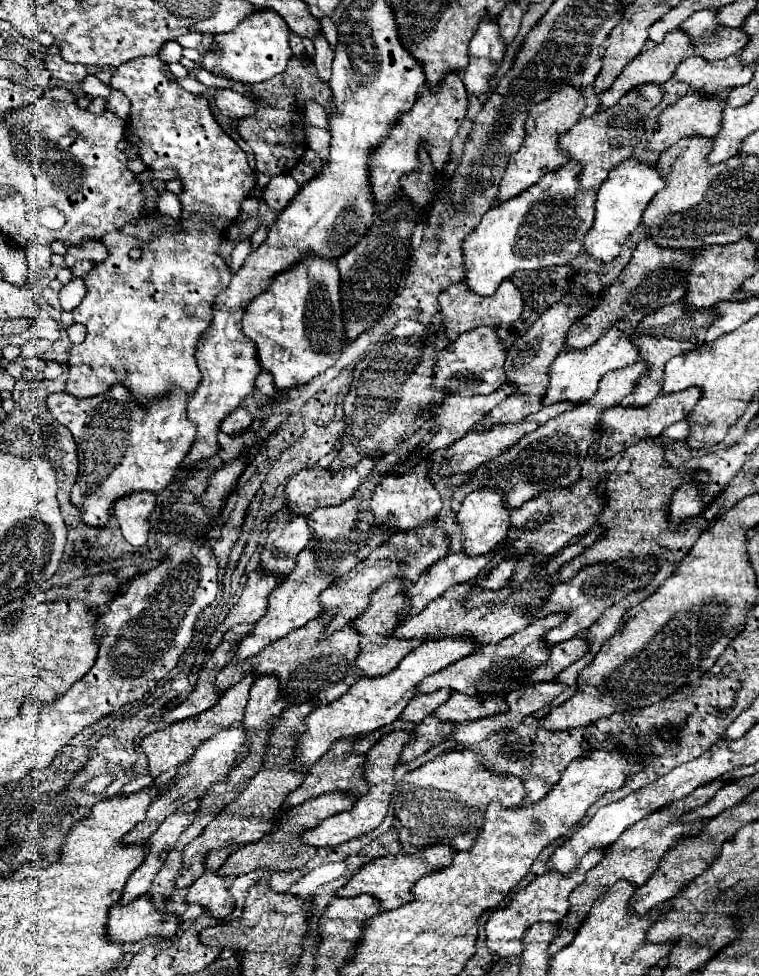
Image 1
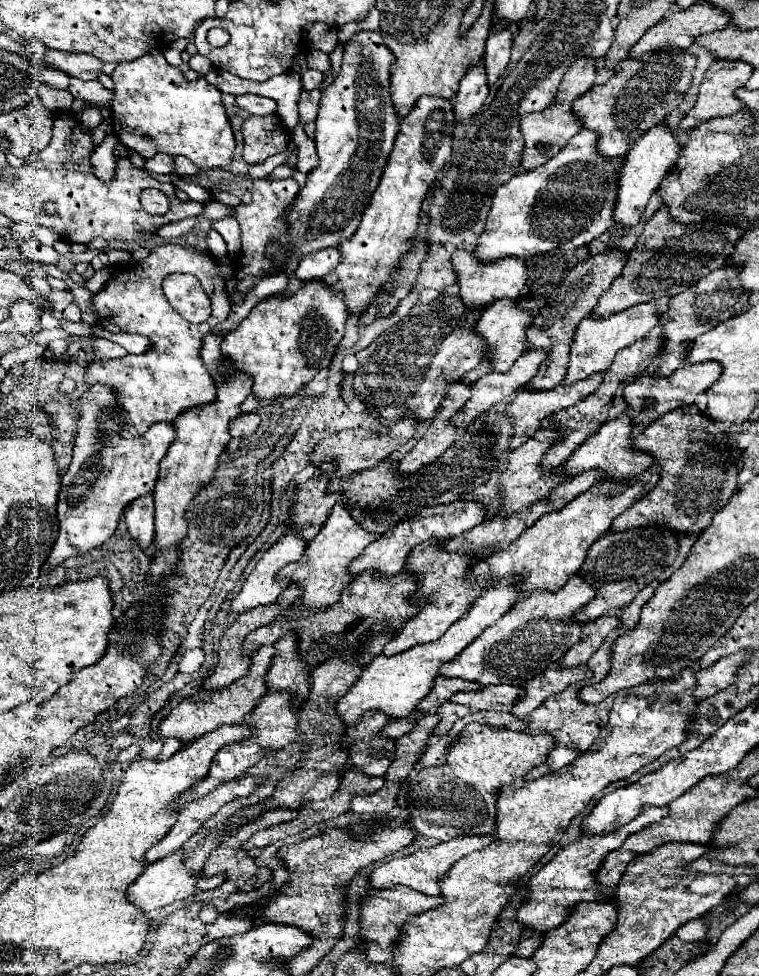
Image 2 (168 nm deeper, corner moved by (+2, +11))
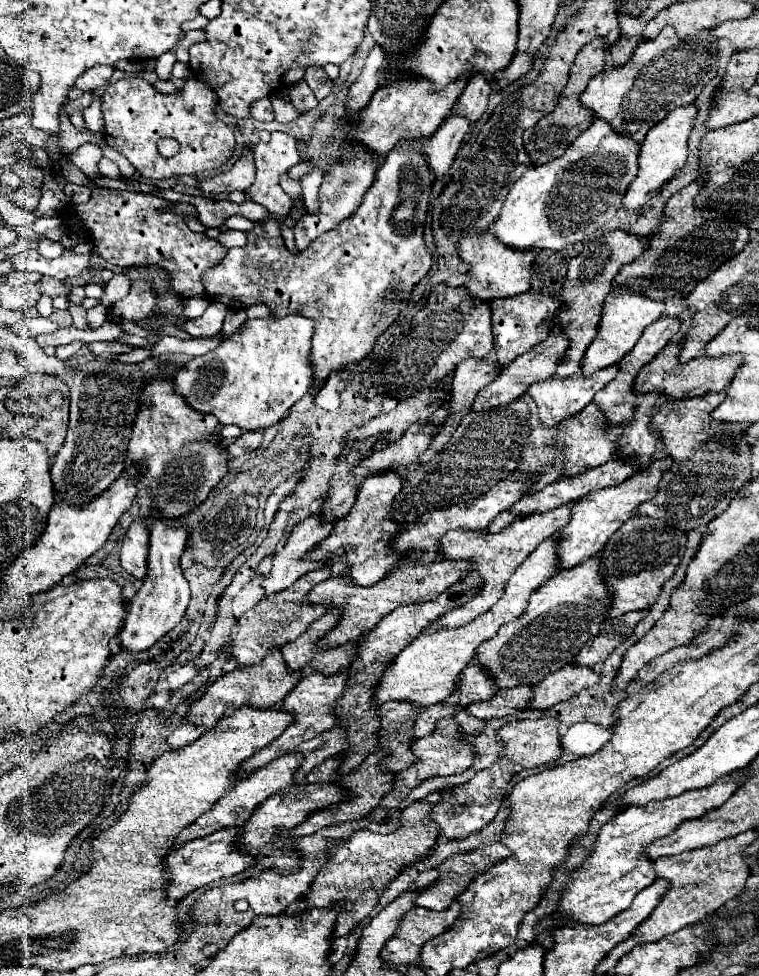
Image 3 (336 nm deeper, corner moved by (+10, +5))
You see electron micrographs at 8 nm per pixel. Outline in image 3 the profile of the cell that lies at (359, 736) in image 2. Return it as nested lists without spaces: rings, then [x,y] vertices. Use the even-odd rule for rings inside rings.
[[[390,701],[378,707],[380,715],[380,733],[378,733],[378,747],[390,749],[390,757],[380,765],[382,771],[402,771],[408,769],[416,757],[410,753],[410,745],[414,739],[412,725],[416,721],[420,709],[410,703]]]

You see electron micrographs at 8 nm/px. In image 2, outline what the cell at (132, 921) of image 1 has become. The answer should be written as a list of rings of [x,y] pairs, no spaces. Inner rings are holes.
[[[174,853],[174,855],[168,855],[164,859],[158,859],[154,863],[150,863],[144,873],[138,877],[138,881],[134,881],[130,887],[128,887],[128,899],[134,901],[142,911],[146,913],[154,913],[156,909],[160,907],[166,907],[170,905],[172,901],[178,901],[178,899],[186,899],[190,895],[196,895],[196,893],[202,893],[202,891],[210,891],[210,889],[216,889],[218,885],[222,885],[226,881],[226,875],[218,873],[210,879],[206,877],[200,877],[196,873],[192,873],[190,869],[186,869],[184,865],[184,855],[182,853]]]

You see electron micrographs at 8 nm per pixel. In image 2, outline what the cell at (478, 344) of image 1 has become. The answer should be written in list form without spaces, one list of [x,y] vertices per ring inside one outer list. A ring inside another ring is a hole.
[[[500,299],[498,303],[492,303],[490,307],[486,307],[482,313],[480,313],[480,319],[476,323],[476,333],[480,337],[484,337],[490,345],[490,363],[494,367],[494,371],[498,373],[504,373],[508,371],[514,361],[528,351],[528,343],[526,343],[526,329],[532,325],[532,313],[522,309],[516,301],[512,299]]]

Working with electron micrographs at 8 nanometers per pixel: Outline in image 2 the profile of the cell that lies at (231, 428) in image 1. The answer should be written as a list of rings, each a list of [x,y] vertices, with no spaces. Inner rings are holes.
[[[250,413],[250,415],[240,415],[234,423],[230,423],[230,435],[232,437],[248,437],[252,435],[260,425],[260,417]]]

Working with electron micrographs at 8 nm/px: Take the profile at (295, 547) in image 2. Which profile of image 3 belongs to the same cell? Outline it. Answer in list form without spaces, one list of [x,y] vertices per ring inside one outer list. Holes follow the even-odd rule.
[[[312,515],[294,527],[284,547],[278,549],[278,553],[274,553],[270,573],[262,577],[262,587],[266,595],[284,591],[286,587],[294,585],[294,581],[300,579],[302,575],[322,567],[322,563],[304,561],[304,555],[316,543],[320,543],[330,533],[330,529],[332,529],[332,523],[322,525],[318,515]]]

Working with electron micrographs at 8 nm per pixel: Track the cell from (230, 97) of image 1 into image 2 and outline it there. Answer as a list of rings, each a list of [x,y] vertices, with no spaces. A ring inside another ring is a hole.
[[[240,95],[236,97],[236,105],[252,115],[272,115],[276,113],[276,101],[262,95]]]

